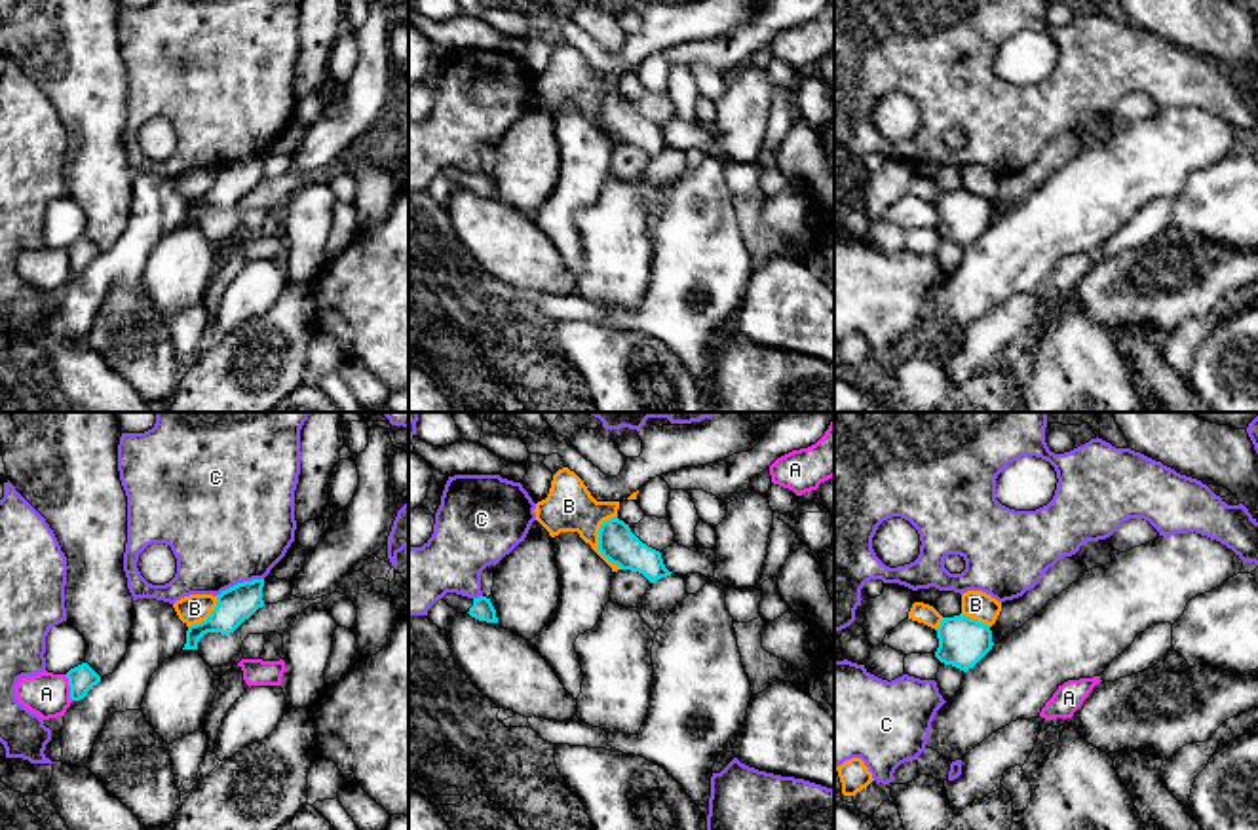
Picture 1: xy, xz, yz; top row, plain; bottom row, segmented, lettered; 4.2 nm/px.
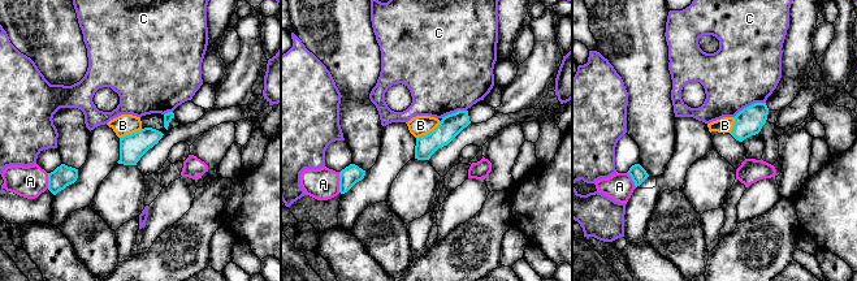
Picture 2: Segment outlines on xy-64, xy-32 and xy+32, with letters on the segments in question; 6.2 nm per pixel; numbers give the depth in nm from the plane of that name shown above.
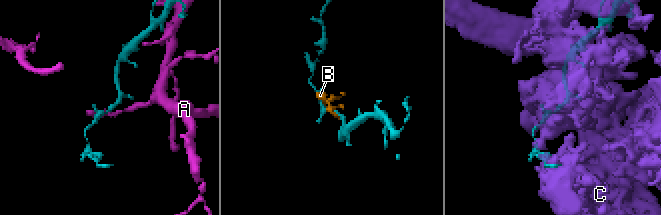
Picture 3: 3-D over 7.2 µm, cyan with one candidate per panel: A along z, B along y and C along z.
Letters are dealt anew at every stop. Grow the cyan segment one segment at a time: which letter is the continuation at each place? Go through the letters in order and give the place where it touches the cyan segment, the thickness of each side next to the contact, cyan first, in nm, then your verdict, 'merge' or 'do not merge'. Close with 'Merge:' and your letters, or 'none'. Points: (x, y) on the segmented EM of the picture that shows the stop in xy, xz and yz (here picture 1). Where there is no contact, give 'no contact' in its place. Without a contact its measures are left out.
A: meets cyan in xy at (71, 688); 110 nm thick on the cyan side, 190 nm on the other; do not merge
B: meets cyan in xz at (599, 544); 160 nm thick on the cyan side, 200 nm on the other; do not merge
C: meets cyan in xy at (238, 584); 150 nm thick on the cyan side, 500 nm on the other; do not merge
Merge: none

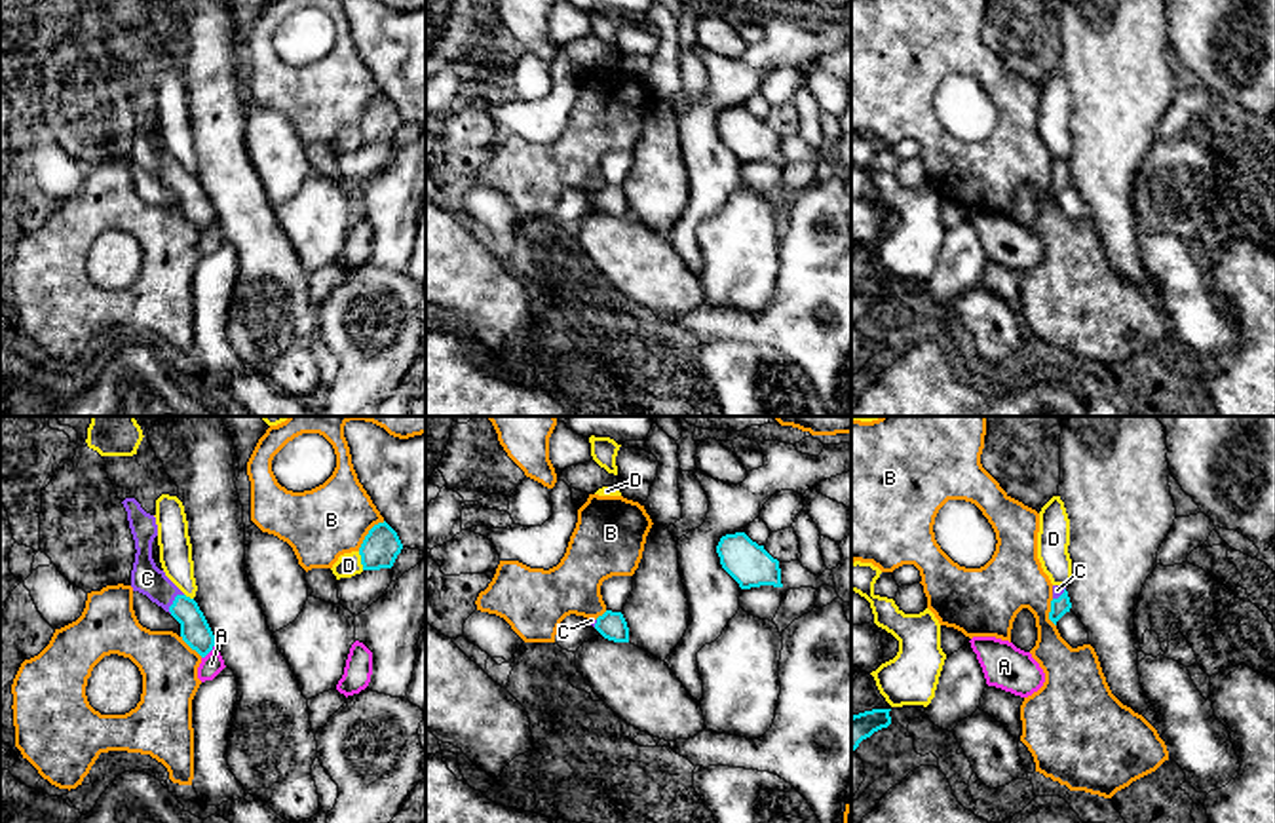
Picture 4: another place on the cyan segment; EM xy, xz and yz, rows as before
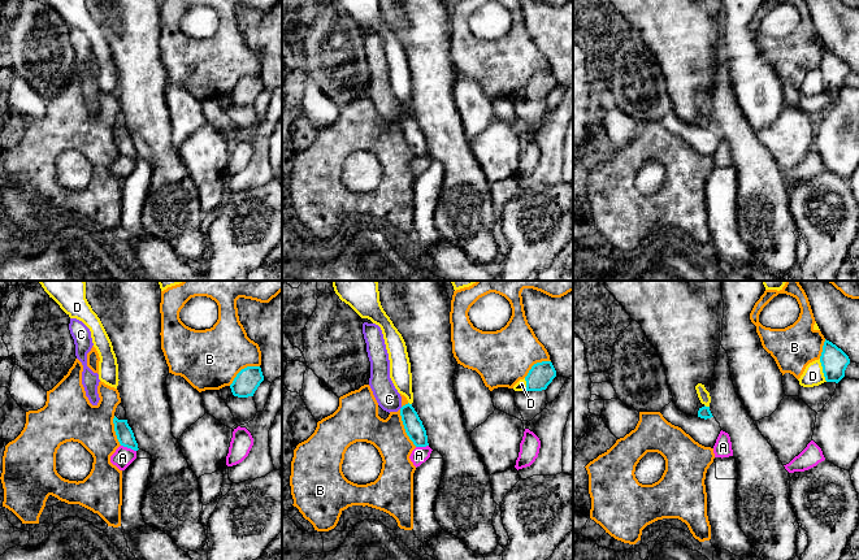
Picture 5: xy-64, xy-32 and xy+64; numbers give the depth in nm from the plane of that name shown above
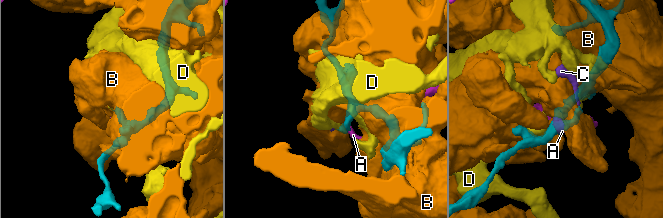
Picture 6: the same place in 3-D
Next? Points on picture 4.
A: meets cyan in xy at (208, 652); 130 nm thick on the cyan side, 90 nm on the other; do not merge
B: meets cyan in xy at (369, 533); 160 nm thick on the cyan side, 300 nm on the other; do not merge
C: meets cyan in xy at (173, 601); 130 nm thick on the cyan side, 140 nm on the other; merge
D: meets cyan in xy at (361, 561); 160 nm thick on the cyan side, 100 nm on the other; do not merge
Merge: C

